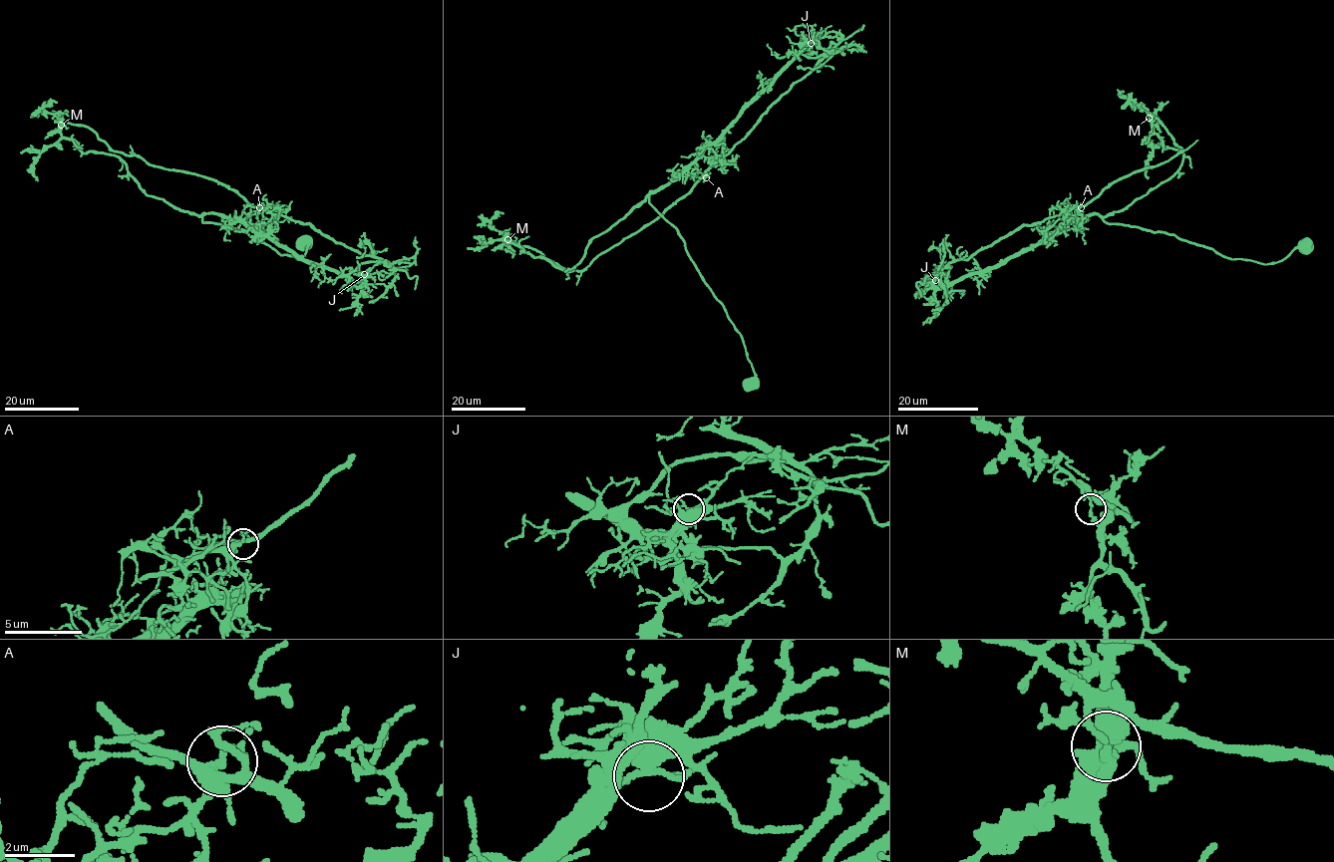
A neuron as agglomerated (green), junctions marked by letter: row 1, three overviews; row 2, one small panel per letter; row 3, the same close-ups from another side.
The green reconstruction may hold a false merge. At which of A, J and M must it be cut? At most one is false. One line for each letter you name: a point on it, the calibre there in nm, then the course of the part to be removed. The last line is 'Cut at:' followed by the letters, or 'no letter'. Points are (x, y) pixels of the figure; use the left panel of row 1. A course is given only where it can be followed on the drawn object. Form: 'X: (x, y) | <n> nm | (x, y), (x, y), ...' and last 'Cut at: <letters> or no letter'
M: (61, 125) | 170 nm | (61, 125), (82, 125), (113, 150), (156, 166), (212, 178), (252, 206), (394, 268), (388, 285), (350, 289)
Cut at: M

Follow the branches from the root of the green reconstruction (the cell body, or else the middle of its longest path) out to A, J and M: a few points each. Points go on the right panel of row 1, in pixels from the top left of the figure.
A: (1305, 249), (1295, 248), (1269, 264), (1229, 259), (1165, 232), (1107, 223), (1098, 214), (1076, 220), (1081, 207)
J: (1305, 249), (1269, 264), (1229, 259), (1174, 235), (1091, 214), (1004, 262), (945, 285), (935, 280)
M: (1305, 249), (1263, 264), (1107, 223), (1182, 161), (1150, 118)

